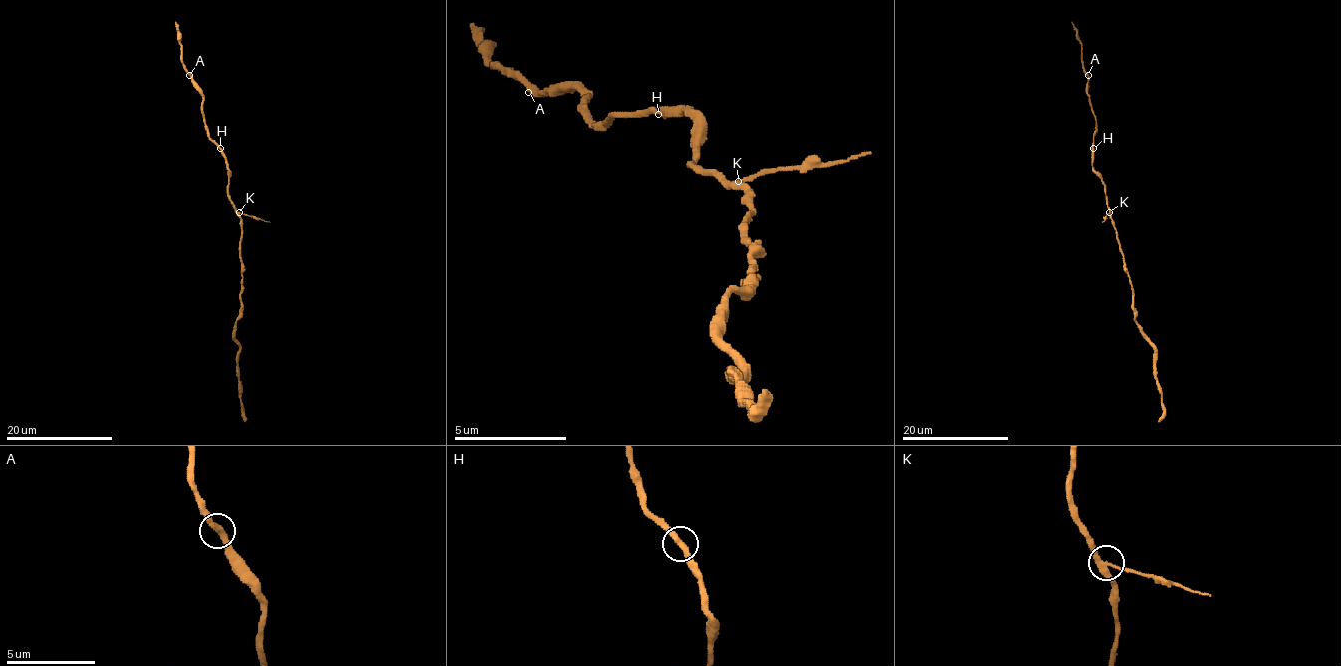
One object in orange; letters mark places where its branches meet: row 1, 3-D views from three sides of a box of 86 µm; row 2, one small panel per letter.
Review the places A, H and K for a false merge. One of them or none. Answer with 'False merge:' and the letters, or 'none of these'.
False merge: K

